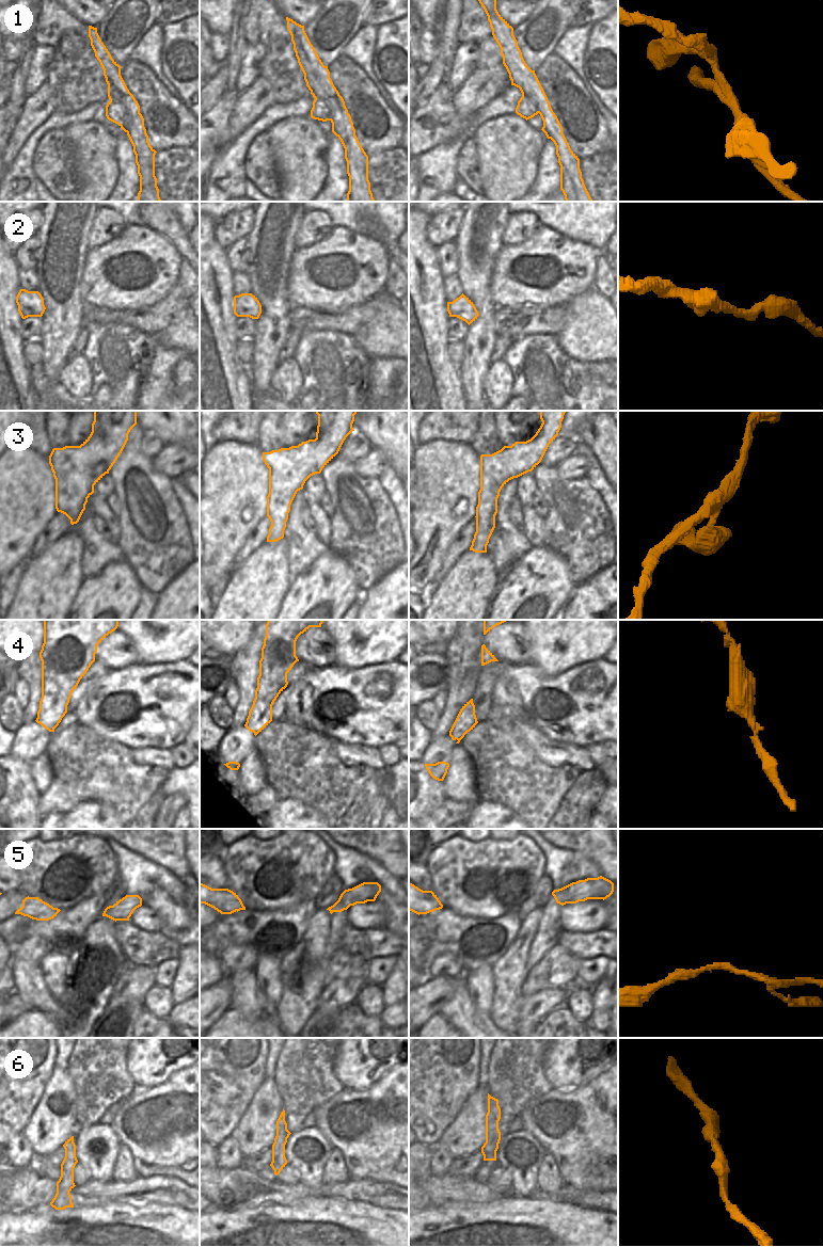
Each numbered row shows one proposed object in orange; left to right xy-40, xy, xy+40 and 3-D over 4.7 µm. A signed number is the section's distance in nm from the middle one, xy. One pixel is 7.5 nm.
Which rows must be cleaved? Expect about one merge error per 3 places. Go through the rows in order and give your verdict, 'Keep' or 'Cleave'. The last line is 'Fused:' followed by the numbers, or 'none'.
1: Cleave
2: Keep
3: Keep
4: Cleave
5: Keep
6: Keep
Fused: 1, 4

